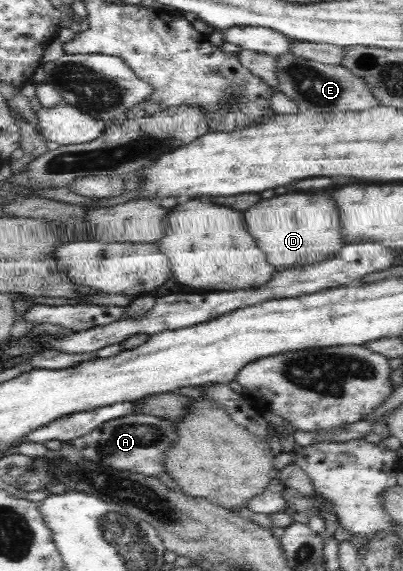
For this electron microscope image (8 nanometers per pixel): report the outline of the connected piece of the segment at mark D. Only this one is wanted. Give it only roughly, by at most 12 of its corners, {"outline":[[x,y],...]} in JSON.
{"outline":[[278,193],[242,213],[276,272],[344,246],[332,194]]}

